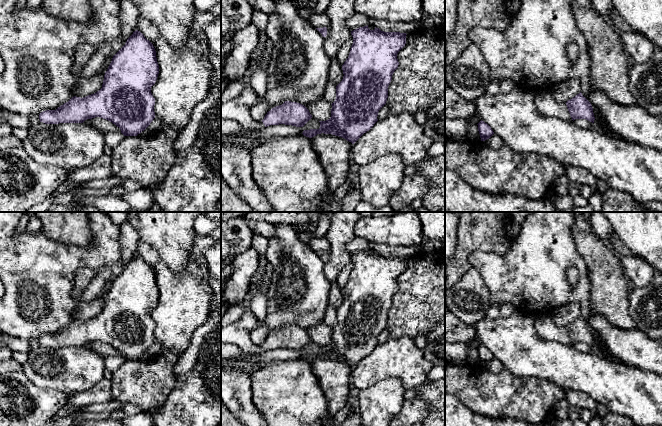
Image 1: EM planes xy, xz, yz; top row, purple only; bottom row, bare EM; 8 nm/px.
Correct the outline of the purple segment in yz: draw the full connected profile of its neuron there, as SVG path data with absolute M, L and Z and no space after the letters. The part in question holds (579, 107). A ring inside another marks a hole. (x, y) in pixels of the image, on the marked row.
M580 92L566 102L572 120L586 119L594 123L595 117L591 103Z

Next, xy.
M136 30L113 56L102 88L86 97L72 97L56 110L39 114L45 124L83 123L100 117L120 128L124 136L137 136L155 118L151 87L159 74L153 44Z

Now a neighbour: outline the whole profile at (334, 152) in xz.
M317 134L310 138L313 149L327 176L328 186L334 192L353 175L351 149L353 144L332 134Z

